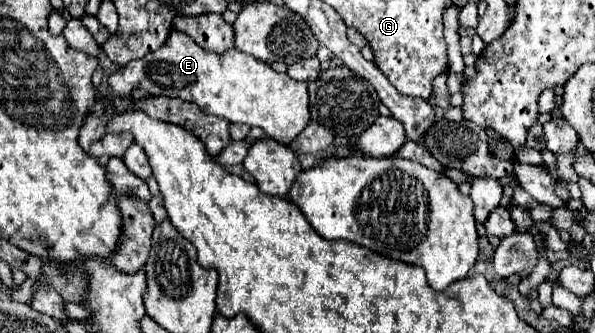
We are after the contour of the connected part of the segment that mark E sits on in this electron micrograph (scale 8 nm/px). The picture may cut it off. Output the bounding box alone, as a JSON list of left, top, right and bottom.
[107,28,309,144]

